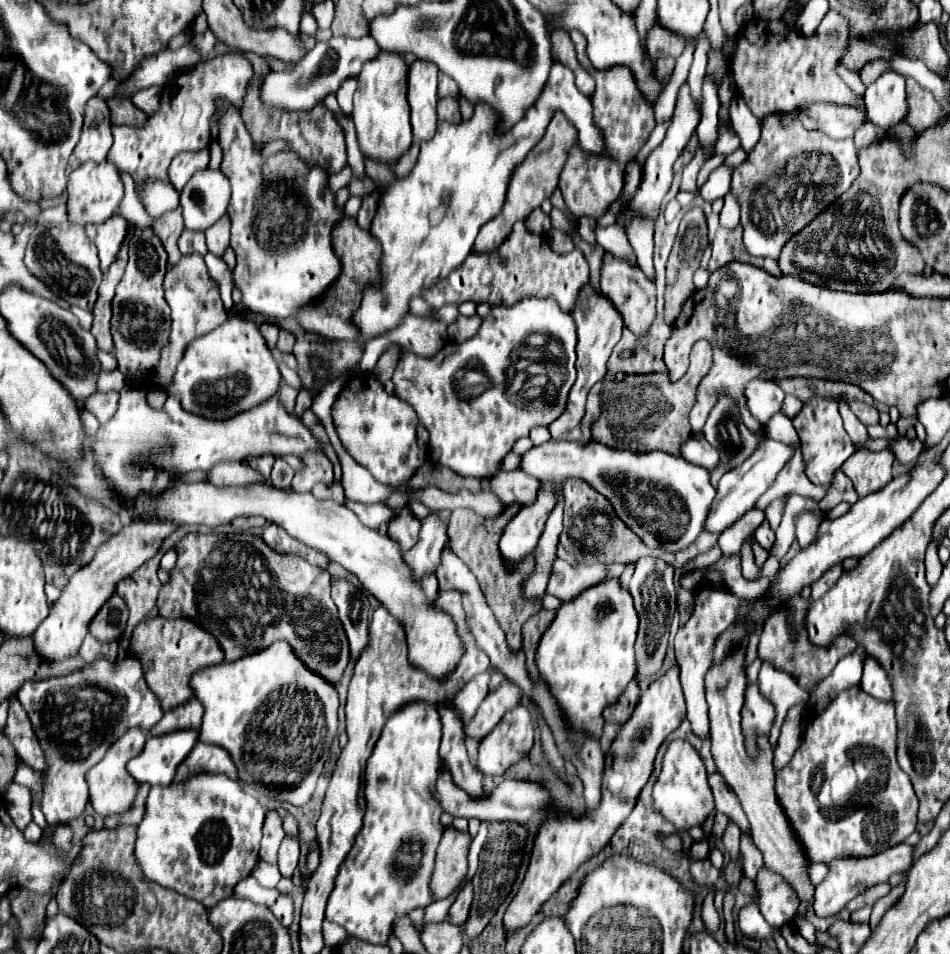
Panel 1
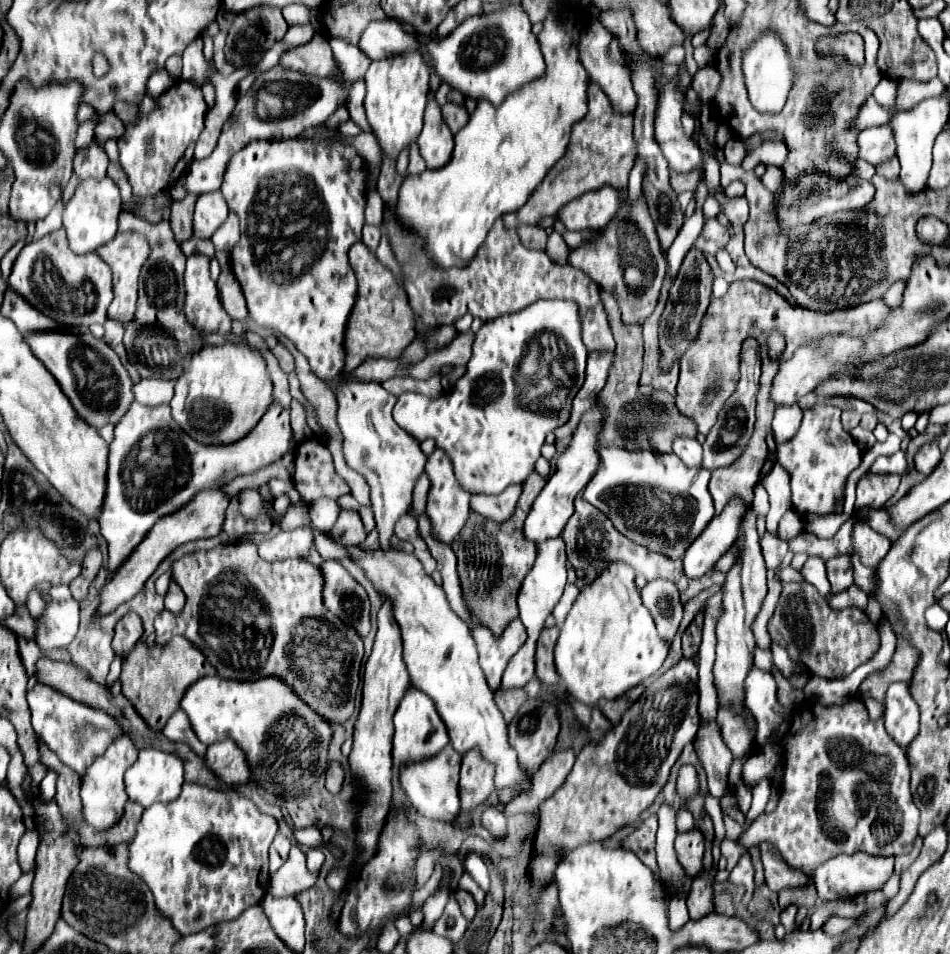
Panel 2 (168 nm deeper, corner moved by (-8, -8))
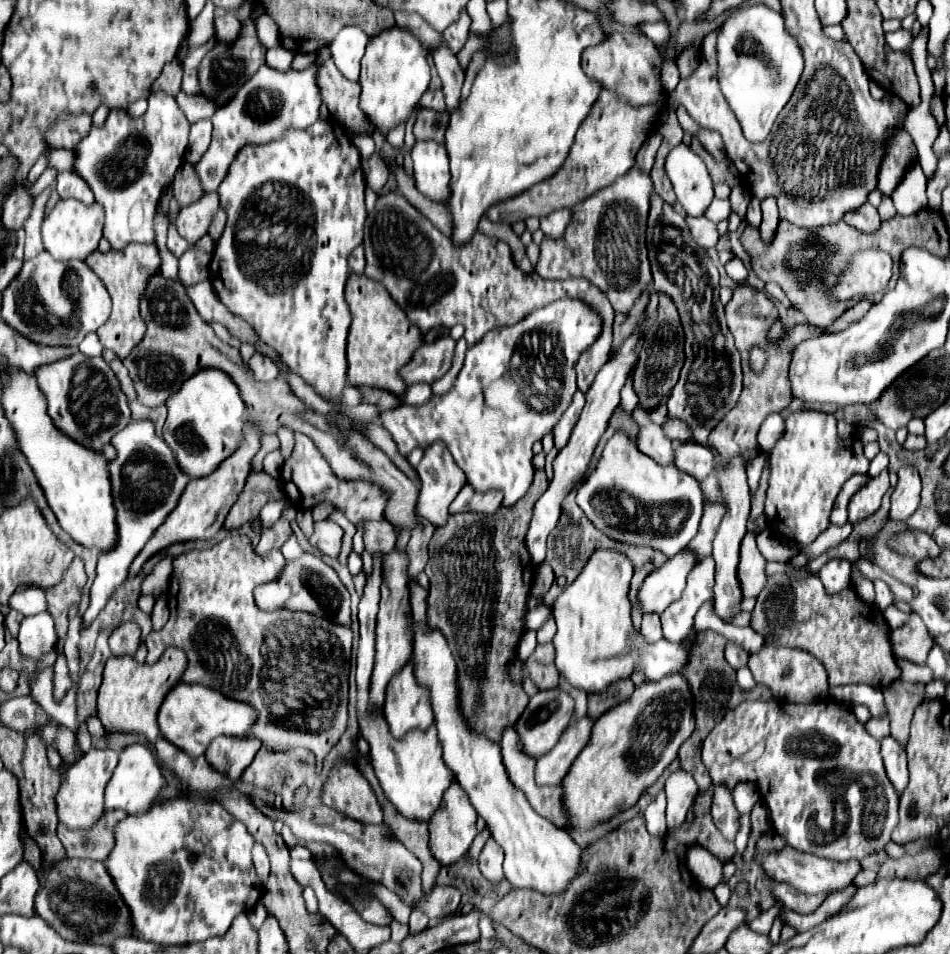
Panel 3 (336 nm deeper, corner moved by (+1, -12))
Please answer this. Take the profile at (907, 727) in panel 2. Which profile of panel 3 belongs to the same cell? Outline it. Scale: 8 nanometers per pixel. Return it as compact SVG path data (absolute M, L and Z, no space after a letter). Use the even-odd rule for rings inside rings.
M891 734L885 736L881 740L881 756L885 762L885 770L889 780L893 782L897 792L903 792L903 788L907 786L909 780L909 772L907 772L907 754L901 742L897 742Z

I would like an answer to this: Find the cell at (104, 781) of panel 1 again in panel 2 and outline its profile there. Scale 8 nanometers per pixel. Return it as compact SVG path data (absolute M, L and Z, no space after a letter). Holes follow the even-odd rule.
M120 736L116 738L108 750L98 756L90 768L86 770L86 774L82 776L82 786L80 786L80 798L82 798L82 812L86 822L102 832L104 828L112 828L112 824L116 824L116 820L120 818L124 804L128 802L128 796L124 796L124 772L136 762L138 756L138 748L132 744L130 738Z

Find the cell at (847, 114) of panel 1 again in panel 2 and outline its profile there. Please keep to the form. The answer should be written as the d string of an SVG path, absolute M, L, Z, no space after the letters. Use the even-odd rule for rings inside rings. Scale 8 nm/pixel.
M890 126L862 130L858 136L858 146L860 158L870 162L872 166L880 166L888 162L892 156L896 156L896 142Z

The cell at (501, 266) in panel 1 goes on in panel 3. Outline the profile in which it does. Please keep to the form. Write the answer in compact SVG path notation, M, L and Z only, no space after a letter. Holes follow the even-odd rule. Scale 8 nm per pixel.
M389 192L379 196L375 210L365 222L365 274L377 282L385 282L391 298L403 308L407 318L427 332L435 326L465 326L467 344L481 340L485 332L495 326L515 324L523 316L543 308L543 304L561 300L563 296L579 296L587 300L603 316L603 334L579 358L577 386L585 392L597 372L608 361L612 347L612 324L615 312L607 296L585 278L571 280L545 280L539 274L525 274L515 266L511 248L497 238L475 232L471 242L463 248L453 248L449 238L443 236L417 208L413 208L403 194Z

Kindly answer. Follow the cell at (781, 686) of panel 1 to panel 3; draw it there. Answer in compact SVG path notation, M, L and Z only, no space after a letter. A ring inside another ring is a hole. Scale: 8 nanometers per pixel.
M727 644L727 648L725 648L725 658L727 658L729 666L737 670L737 668L741 668L741 666L747 666L749 654L747 654L741 646L737 646L737 644Z

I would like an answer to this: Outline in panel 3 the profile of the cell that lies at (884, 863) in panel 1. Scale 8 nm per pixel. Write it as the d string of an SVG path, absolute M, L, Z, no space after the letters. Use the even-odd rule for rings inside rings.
M783 848L781 852L769 854L763 860L763 870L767 876L771 876L777 882L785 882L791 884L797 892L803 894L831 894L837 890L843 890L847 886L853 884L855 876L863 870L859 860L847 860L847 862L835 862L835 860L827 860L827 858L819 858L815 854L805 854L805 852L797 852L793 848Z

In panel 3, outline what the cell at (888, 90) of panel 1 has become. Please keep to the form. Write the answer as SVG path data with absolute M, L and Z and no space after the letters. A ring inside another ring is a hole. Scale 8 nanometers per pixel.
M919 162L911 164L911 168L907 168L907 174L903 174L903 180L897 184L895 192L891 194L897 214L911 216L927 208L925 186L927 186L927 178L921 170L921 164Z

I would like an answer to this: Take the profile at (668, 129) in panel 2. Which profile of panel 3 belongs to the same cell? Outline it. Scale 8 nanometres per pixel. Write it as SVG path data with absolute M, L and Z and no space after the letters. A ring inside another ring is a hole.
M685 144L671 148L665 160L665 172L673 182L677 202L689 216L701 216L713 200L711 176L703 160Z

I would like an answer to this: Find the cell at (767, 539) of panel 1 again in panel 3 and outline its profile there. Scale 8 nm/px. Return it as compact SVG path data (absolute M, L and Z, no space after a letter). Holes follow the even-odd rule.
M747 532L741 544L741 562L739 562L739 580L745 598L757 596L763 590L763 584L767 582L765 564L767 560L757 548L755 532Z

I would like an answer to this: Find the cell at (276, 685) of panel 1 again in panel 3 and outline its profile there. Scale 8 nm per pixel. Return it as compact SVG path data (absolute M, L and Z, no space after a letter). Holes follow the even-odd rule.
M179 682L175 688L171 688L159 708L159 728L167 740L183 748L189 756L201 756L207 750L209 742L217 736L251 736L253 726L257 724L257 714L259 712L251 708L251 704L227 698L221 692L215 692L213 688L207 688L203 684Z

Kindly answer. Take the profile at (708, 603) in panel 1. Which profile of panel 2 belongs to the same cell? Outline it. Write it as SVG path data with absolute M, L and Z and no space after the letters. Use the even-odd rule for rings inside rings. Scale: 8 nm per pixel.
M716 722L700 726L696 734L696 748L698 748L698 758L706 770L708 790L714 798L720 800L730 788L728 774L734 758L728 752L728 748L720 744L720 732L716 732Z

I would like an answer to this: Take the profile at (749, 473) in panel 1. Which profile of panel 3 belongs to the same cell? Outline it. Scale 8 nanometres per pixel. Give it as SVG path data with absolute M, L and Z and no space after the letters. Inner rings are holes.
M683 550L669 558L657 572L649 574L639 590L639 600L643 612L663 612L671 602L681 598L683 584L687 584L687 572L695 568L697 554L693 550Z

